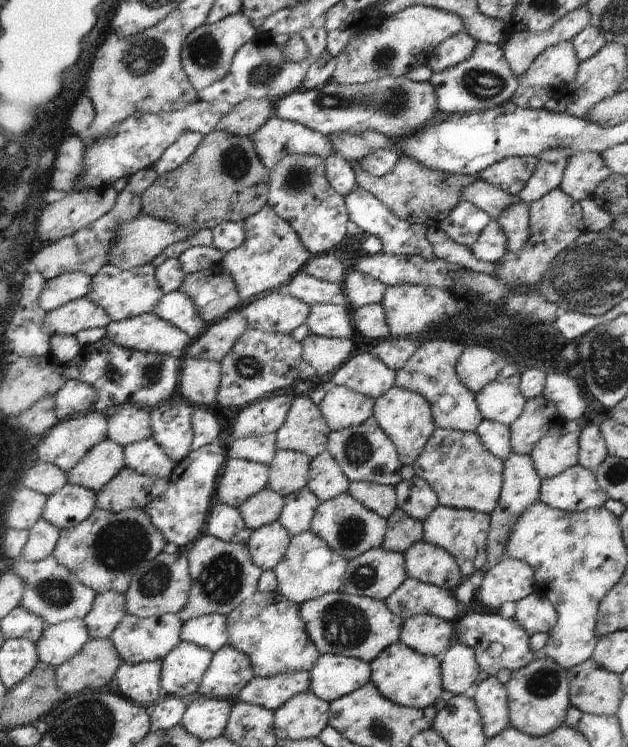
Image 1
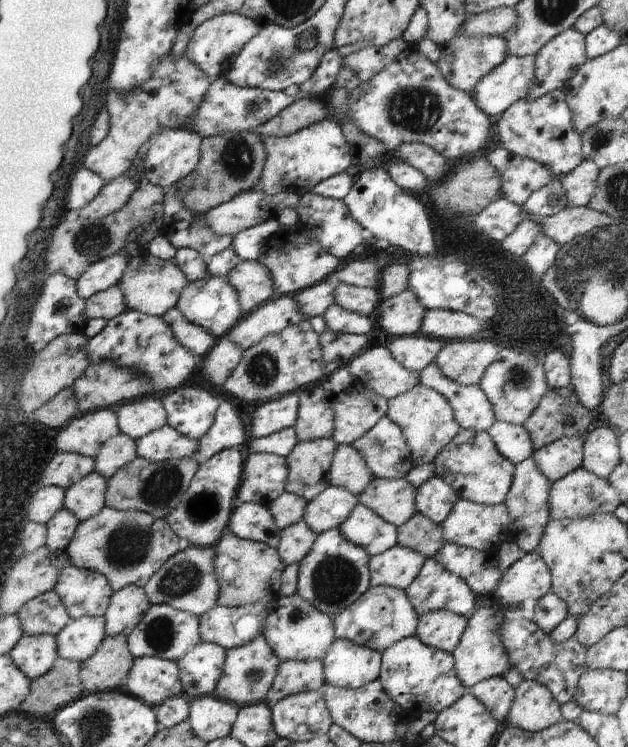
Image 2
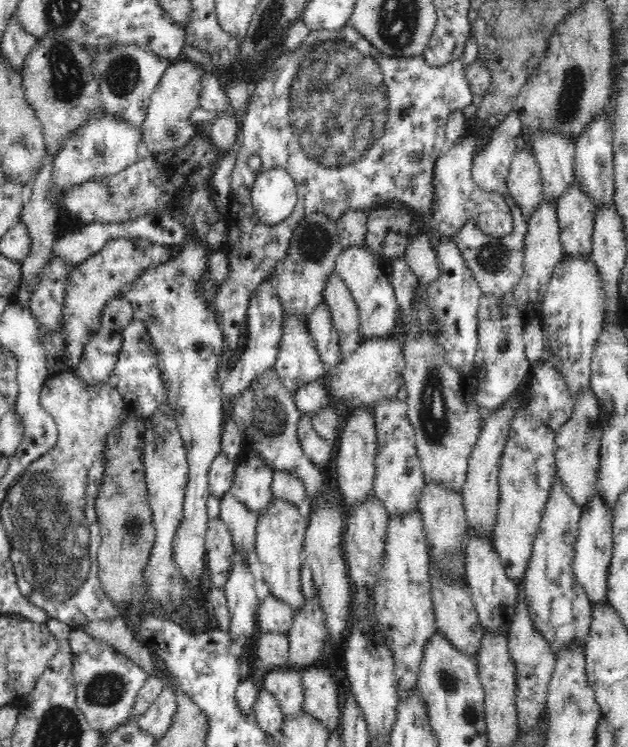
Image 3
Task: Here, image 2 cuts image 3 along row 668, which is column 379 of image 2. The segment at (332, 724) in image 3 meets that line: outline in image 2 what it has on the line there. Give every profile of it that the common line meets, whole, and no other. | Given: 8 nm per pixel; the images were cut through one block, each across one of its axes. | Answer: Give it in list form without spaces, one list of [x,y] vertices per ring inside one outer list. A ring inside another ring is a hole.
[[[406,289],[398,296],[382,300],[376,312],[377,325],[394,336],[416,335],[425,310],[416,295]]]

